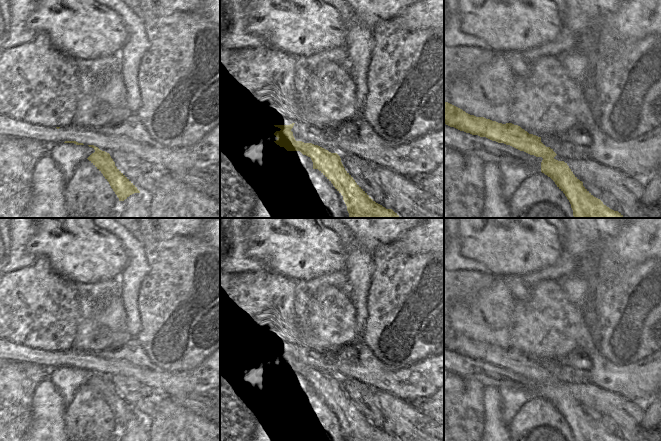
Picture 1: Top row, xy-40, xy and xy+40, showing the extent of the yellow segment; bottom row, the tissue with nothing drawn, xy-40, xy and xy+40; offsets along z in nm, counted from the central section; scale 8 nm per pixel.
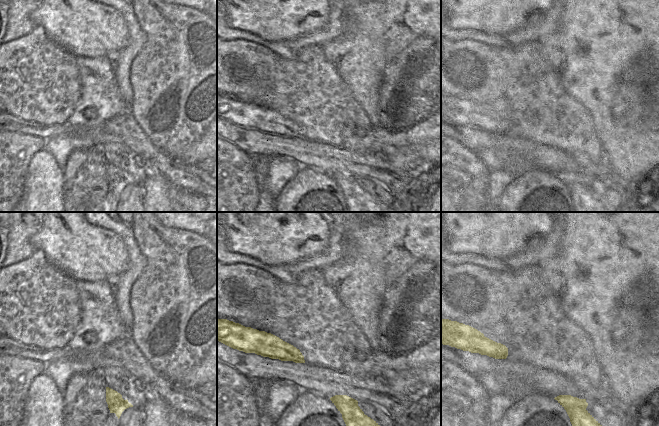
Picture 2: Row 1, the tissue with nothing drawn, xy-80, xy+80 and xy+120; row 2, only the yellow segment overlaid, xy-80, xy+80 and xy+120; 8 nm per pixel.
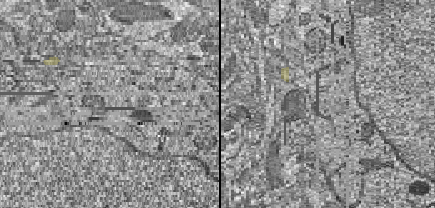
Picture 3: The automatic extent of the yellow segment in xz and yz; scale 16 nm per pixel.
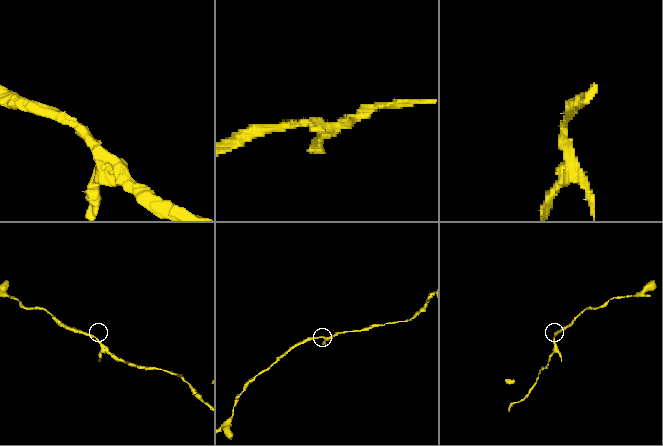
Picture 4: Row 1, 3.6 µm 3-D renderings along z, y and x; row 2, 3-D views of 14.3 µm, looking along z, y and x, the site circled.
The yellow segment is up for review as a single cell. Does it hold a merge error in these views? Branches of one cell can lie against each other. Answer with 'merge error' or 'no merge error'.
no merge error

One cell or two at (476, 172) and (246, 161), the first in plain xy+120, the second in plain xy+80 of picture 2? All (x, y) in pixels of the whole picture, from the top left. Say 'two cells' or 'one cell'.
one cell

